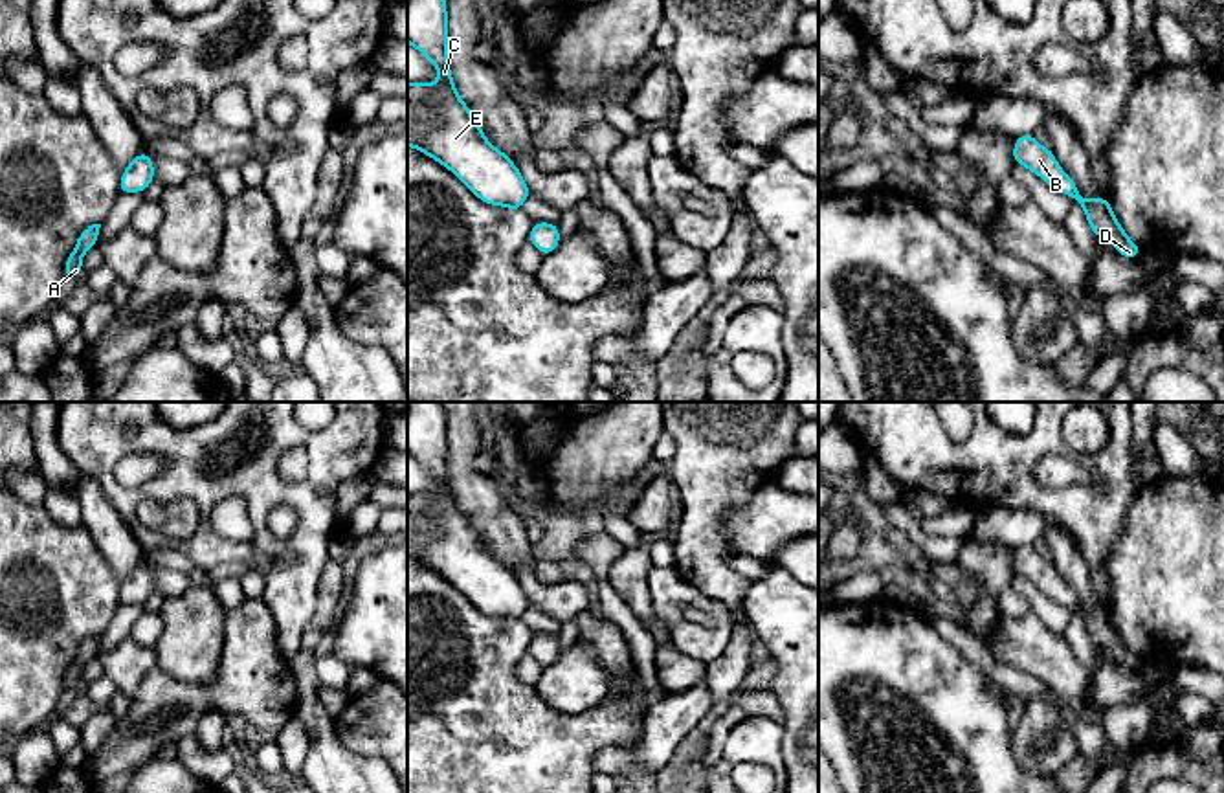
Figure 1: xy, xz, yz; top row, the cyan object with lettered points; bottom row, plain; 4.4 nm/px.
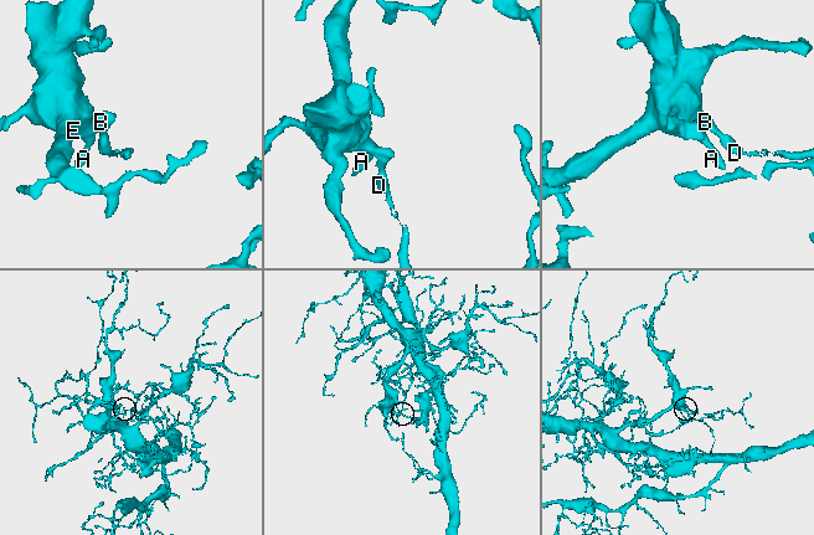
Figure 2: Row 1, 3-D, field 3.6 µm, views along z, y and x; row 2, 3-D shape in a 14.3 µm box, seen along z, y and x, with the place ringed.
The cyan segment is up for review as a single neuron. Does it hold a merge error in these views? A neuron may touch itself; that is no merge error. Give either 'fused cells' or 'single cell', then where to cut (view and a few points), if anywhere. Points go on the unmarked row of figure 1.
single cell; cut none

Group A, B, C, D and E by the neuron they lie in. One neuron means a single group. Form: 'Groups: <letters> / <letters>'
Groups: A B C D E

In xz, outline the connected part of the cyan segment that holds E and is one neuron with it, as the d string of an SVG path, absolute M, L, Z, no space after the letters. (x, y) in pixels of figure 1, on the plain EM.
M409 402L407 453L439 483L439 492L407 494L407 558L450 580L479 611L519 622L530 608L516 575L486 549L459 508L448 472L442 402Z

